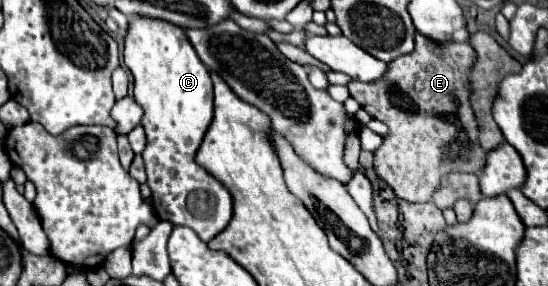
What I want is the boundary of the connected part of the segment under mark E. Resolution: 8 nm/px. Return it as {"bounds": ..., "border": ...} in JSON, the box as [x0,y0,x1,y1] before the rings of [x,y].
{"bounds":[347,32,487,202],"border":[[[415,32],[413,54],[391,60],[381,82],[351,80],[347,84],[349,94],[361,108],[389,128],[383,144],[373,152],[373,168],[399,198],[407,202],[429,202],[441,176],[451,170],[481,174],[485,168],[487,152],[477,146],[479,130],[469,106],[469,68],[473,60],[475,50],[467,42],[439,44]]]}

